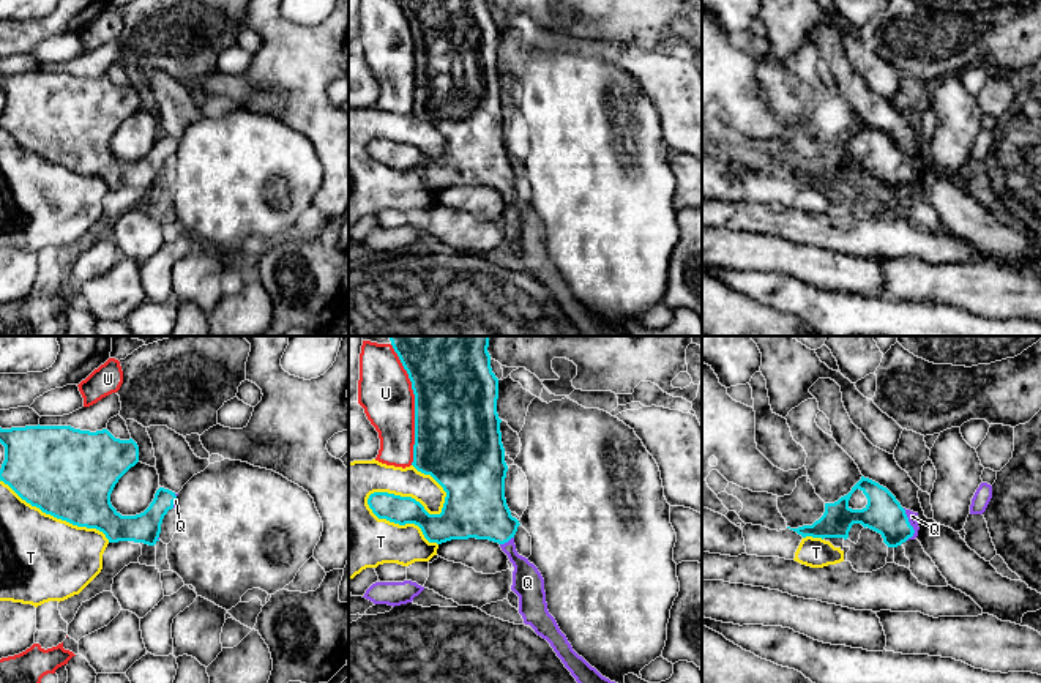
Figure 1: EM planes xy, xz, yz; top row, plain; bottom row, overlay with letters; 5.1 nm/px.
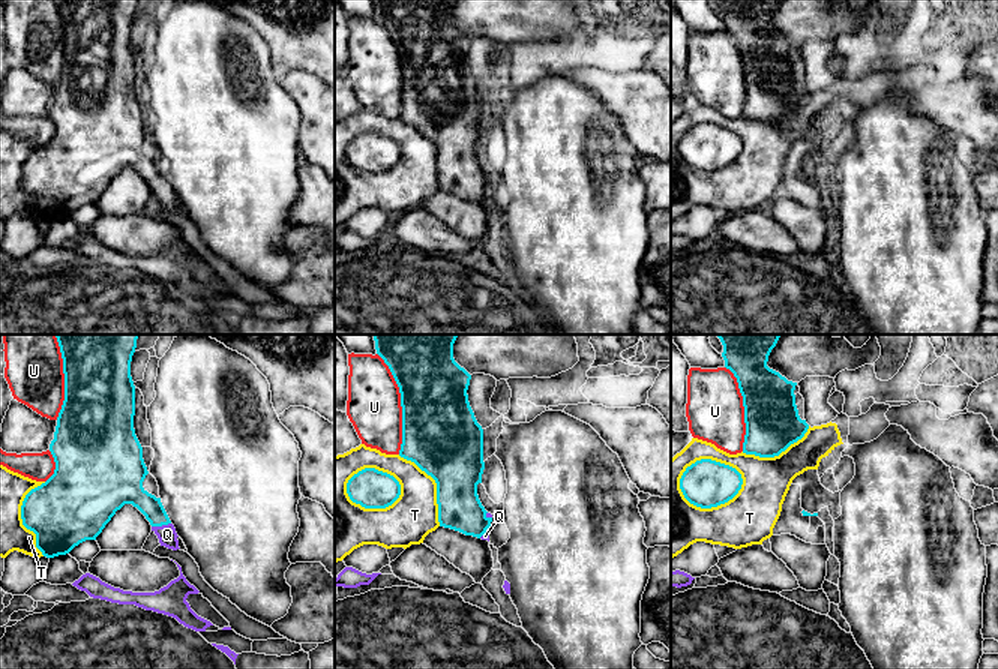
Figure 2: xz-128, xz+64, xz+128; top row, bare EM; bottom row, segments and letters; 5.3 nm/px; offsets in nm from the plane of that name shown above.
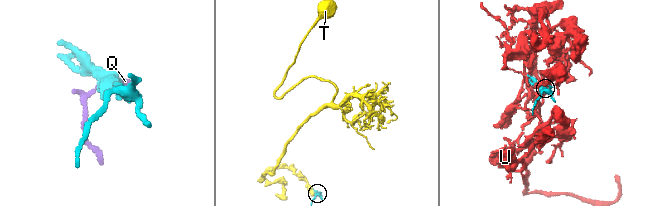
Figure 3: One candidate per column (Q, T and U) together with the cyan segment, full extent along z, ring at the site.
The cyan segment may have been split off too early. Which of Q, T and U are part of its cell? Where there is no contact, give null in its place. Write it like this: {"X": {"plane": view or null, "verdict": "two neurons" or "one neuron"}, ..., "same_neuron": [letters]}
{"Q": {"plane": "yz", "verdict": "one neuron"}, "T": {"plane": "xz", "verdict": "two neurons"}, "U": {"plane": "xz", "verdict": "two neurons"}, "same_neuron": ["Q"]}

